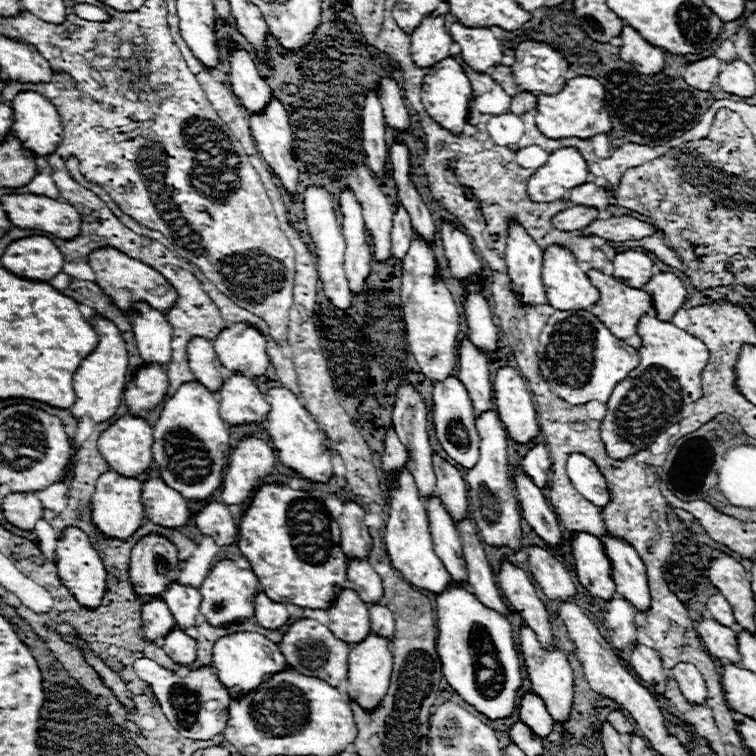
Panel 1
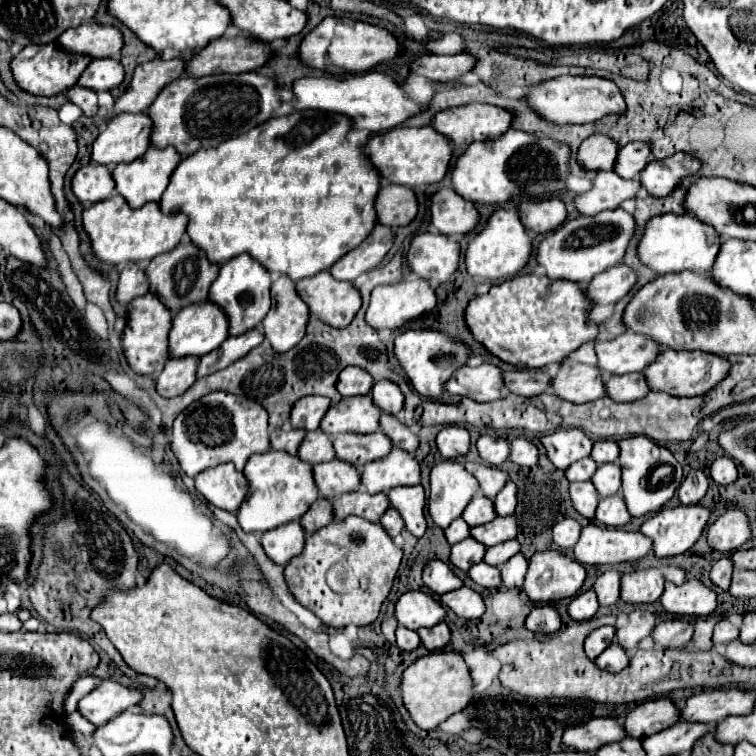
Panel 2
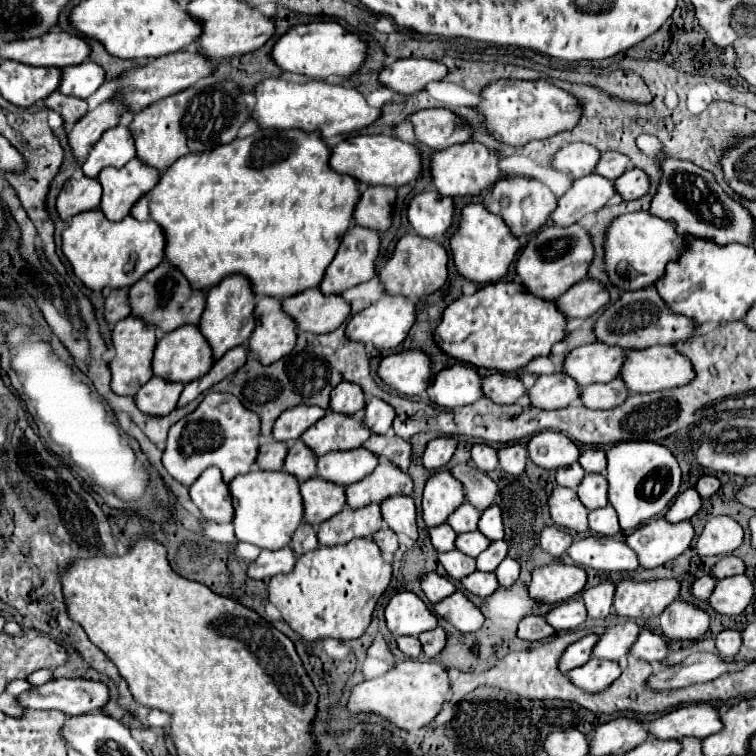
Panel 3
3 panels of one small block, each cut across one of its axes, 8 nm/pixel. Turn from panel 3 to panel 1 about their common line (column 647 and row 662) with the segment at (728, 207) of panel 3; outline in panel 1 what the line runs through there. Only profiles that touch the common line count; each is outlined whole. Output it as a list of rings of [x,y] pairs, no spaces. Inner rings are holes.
[[[140,658],[134,662],[134,670],[142,680],[150,684],[164,716],[184,738],[210,740],[212,736],[220,734],[226,728],[230,696],[226,688],[220,684],[216,670],[212,666],[192,670],[188,676],[178,676],[176,672],[170,672],[148,658]]]

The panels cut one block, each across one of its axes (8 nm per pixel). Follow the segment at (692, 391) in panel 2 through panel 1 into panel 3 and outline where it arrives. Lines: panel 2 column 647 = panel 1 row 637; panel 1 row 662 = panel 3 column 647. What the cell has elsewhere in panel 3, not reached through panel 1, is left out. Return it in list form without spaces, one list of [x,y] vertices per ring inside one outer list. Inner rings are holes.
[[[652,346],[644,350],[630,350],[626,354],[624,366],[620,368],[620,378],[624,380],[630,392],[656,392],[664,388],[684,386],[694,378],[694,370],[688,358],[676,352],[672,346]]]

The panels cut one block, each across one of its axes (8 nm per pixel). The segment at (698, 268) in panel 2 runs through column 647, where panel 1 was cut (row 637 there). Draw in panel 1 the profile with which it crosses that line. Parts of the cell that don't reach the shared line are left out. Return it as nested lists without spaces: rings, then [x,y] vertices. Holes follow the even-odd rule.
[[[240,632],[232,636],[224,636],[214,644],[212,650],[212,666],[218,674],[218,680],[226,686],[232,700],[244,698],[252,690],[256,690],[262,684],[262,678],[268,674],[282,672],[288,664],[278,648],[278,644],[270,642],[266,636],[256,632]]]

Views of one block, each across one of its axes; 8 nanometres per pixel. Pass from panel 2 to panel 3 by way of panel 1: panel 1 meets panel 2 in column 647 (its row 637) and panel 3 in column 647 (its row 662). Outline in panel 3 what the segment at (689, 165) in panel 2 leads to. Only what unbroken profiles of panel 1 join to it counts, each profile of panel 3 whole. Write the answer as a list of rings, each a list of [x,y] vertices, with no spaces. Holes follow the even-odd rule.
[[[628,168],[620,178],[616,178],[614,186],[616,186],[616,194],[622,196],[622,200],[636,200],[648,192],[650,182],[642,170]]]

